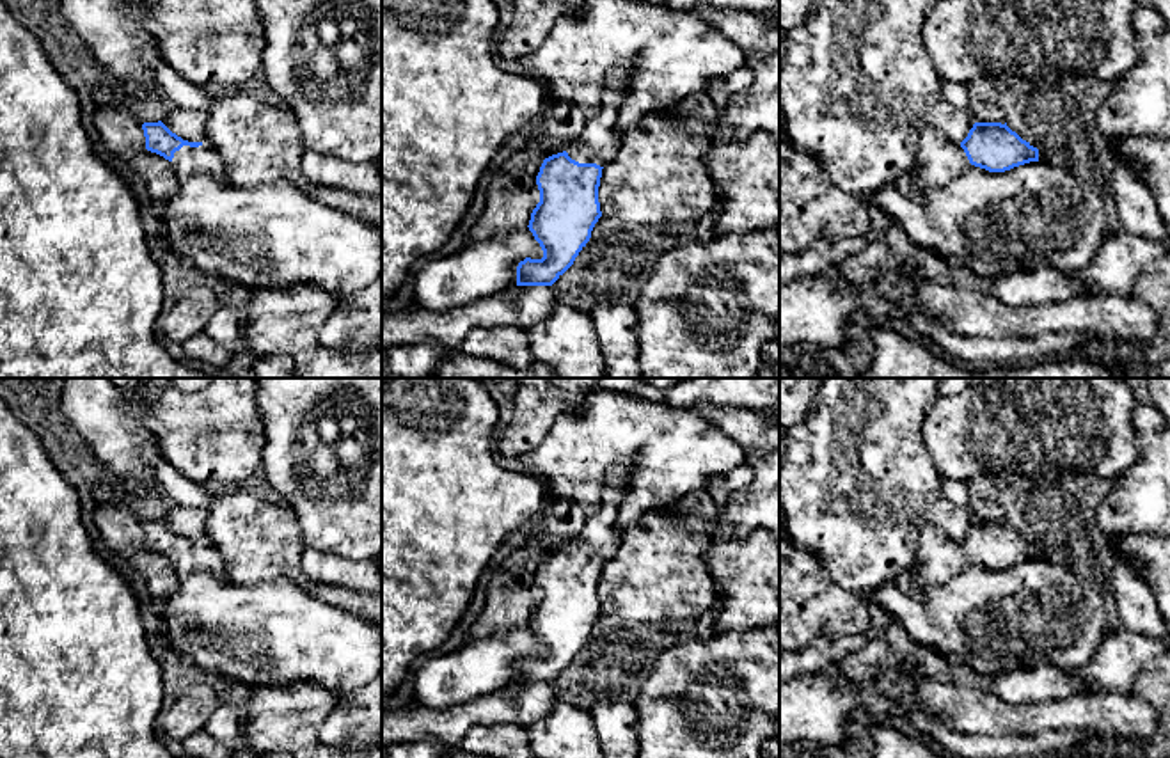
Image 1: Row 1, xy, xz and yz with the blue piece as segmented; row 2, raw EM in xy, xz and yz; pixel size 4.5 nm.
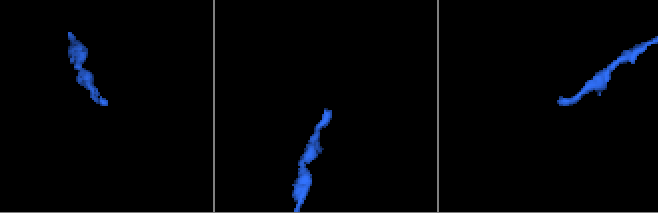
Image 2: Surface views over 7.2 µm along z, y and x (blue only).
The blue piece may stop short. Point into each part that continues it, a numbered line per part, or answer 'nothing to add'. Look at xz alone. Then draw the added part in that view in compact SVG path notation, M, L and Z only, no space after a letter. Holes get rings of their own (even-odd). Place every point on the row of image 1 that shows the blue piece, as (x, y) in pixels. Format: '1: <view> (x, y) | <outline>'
1: xz (599, 142) | M628 62L609 71L600 110L586 119L582 133L565 149L572 160L605 167L616 158L621 144L618 115L628 75Z

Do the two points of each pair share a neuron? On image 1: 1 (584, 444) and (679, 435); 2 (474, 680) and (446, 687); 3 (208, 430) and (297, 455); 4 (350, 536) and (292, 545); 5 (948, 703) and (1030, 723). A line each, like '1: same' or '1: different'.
1: same
2: same
3: different
4: different
5: same

